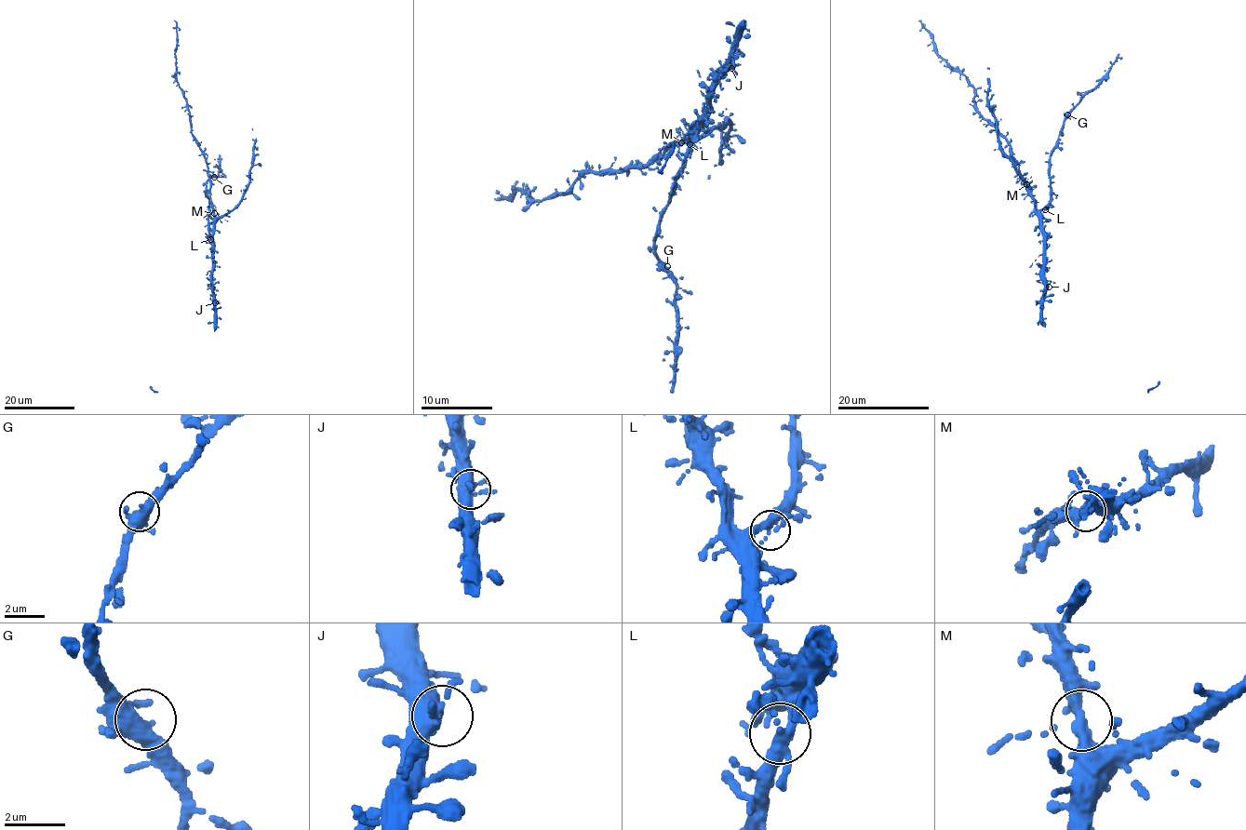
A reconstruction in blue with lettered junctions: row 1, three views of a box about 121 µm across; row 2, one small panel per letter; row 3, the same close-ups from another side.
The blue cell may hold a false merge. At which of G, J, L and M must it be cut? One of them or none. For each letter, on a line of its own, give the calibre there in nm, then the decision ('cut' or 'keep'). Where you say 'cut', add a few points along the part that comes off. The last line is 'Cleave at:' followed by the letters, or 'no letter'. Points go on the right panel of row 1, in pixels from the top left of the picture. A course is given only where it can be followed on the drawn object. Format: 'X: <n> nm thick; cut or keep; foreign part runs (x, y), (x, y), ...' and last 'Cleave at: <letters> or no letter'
G: 360 nm thick; keep
J: 380 nm thick; keep
L: 320 nm thick; keep
M: 340 nm thick; keep
Cleave at: no letter

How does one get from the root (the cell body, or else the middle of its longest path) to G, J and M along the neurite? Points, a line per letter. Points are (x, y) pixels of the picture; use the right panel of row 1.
G: (1035, 199), (1036, 207), (1040, 209), (1051, 200), (1049, 155), (1057, 144), (1067, 114)
J: (1035, 199), (1038, 228), (1043, 236), (1044, 286), (1049, 287)
M: (1035, 199), (1026, 184)

